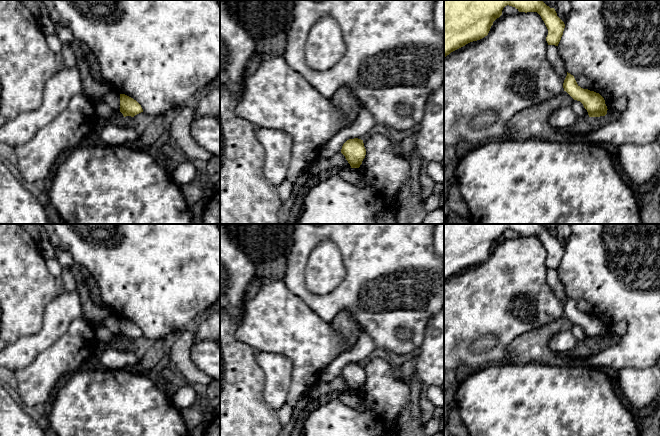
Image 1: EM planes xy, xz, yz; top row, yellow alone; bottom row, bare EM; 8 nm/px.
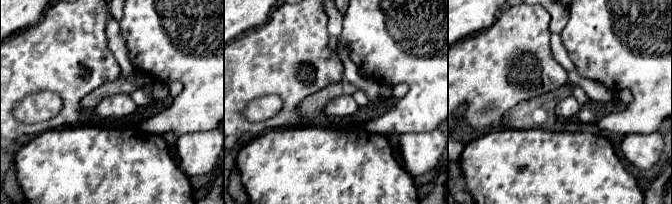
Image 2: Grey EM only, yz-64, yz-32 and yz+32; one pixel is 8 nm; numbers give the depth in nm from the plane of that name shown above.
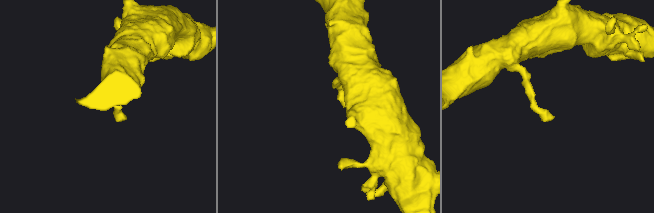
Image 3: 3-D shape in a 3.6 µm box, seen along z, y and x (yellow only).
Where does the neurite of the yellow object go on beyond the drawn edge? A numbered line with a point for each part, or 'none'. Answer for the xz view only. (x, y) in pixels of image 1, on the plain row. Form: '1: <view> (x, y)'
none

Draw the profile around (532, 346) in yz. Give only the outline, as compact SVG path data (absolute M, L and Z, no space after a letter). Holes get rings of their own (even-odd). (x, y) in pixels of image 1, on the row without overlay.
M563 314L559 319L519 336L508 347L507 361L519 365L532 362L547 365L559 363L556 354L548 347L549 341L555 334L570 330L572 326L573 322Z

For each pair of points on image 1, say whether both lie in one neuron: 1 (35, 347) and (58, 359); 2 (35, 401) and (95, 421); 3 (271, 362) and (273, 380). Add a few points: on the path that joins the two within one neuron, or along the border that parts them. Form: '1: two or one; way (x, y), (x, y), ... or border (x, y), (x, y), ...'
1: two; border (61, 336), (44, 349), (31, 363), (25, 366)
2: two; border (49, 402), (46, 405)
3: one; way (272, 366), (273, 376)

